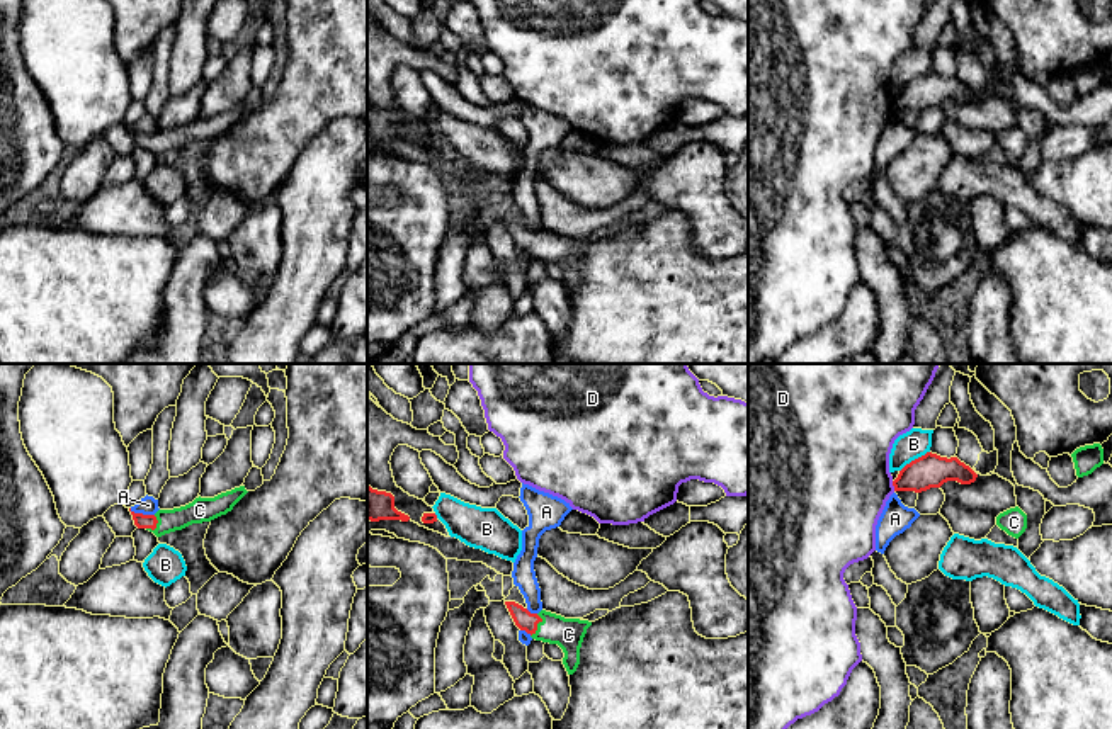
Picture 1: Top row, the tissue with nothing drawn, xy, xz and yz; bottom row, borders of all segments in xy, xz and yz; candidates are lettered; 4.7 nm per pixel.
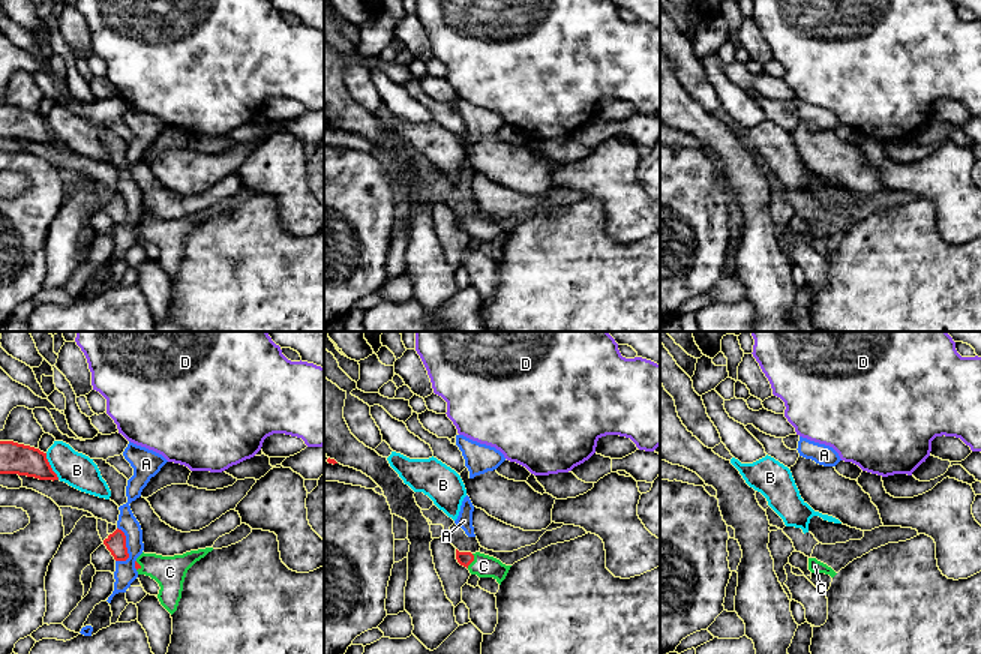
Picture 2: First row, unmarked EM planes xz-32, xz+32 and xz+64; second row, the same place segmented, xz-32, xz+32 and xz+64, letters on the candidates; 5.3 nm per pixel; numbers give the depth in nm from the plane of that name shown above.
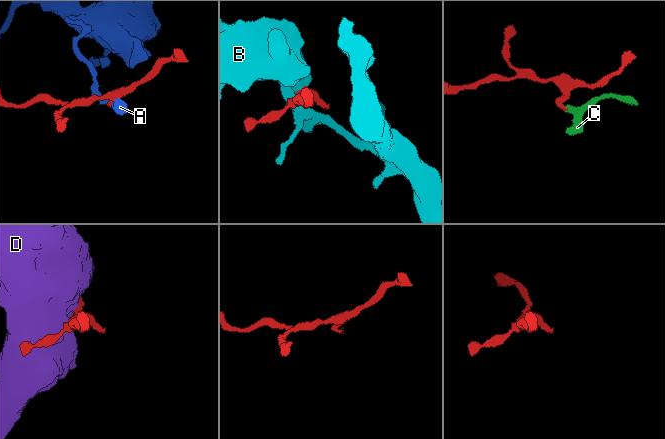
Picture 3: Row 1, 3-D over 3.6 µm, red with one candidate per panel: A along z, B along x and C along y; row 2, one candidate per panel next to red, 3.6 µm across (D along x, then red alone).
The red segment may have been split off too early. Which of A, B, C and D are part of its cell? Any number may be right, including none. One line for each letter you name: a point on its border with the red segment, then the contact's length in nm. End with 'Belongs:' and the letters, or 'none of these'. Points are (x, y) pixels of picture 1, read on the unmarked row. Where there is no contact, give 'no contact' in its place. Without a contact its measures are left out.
C: contact xz (536, 245); length 120 nm
Belongs: C

